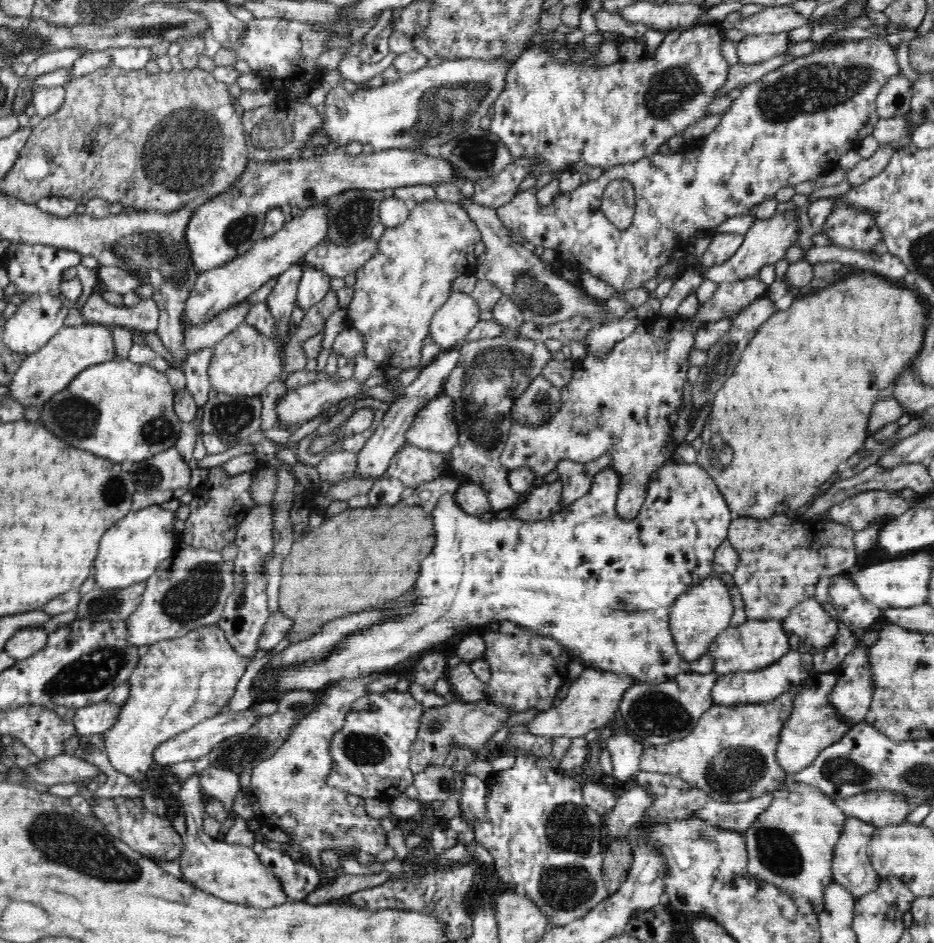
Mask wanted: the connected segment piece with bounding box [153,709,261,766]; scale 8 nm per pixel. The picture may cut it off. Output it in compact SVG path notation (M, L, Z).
M251 709L244 711L223 711L212 718L207 718L202 722L196 723L190 730L185 730L180 734L174 735L168 741L162 742L157 746L153 754L153 761L162 766L184 762L184 760L197 760L210 754L226 737L240 736L245 733L261 716L256 715Z

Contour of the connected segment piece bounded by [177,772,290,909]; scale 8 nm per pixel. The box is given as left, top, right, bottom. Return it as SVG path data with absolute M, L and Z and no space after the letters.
M201 772L186 779L178 796L185 814L186 832L183 838L185 847L181 849L177 859L185 881L193 887L213 894L214 897L243 906L266 909L289 902L290 899L284 894L280 881L260 862L252 846L219 842L203 831L206 799L200 788L200 774Z

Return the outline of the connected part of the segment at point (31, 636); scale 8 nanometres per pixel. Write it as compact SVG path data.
M26 627L17 630L4 645L3 650L8 656L15 660L24 660L33 654L36 654L47 641L48 636L43 628Z

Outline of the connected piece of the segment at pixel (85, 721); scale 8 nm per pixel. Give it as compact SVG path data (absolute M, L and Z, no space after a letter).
M106 701L75 710L72 724L78 735L104 734L118 720L121 707Z

